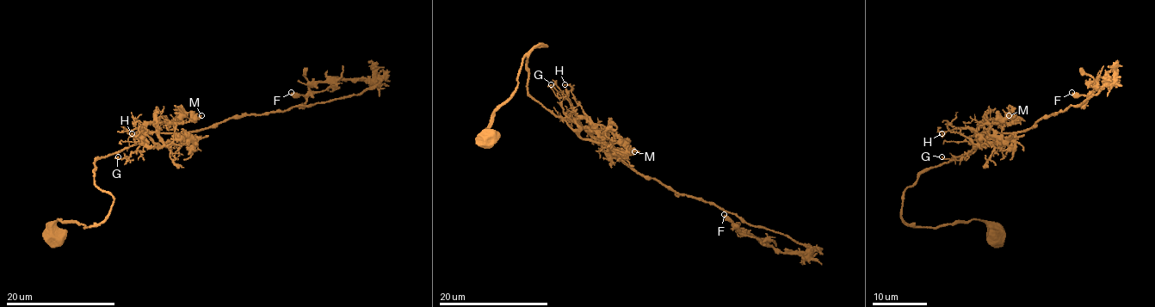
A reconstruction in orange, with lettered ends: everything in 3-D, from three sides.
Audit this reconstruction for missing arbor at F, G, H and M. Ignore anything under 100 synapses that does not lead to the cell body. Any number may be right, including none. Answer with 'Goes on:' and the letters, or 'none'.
Goes on: none

